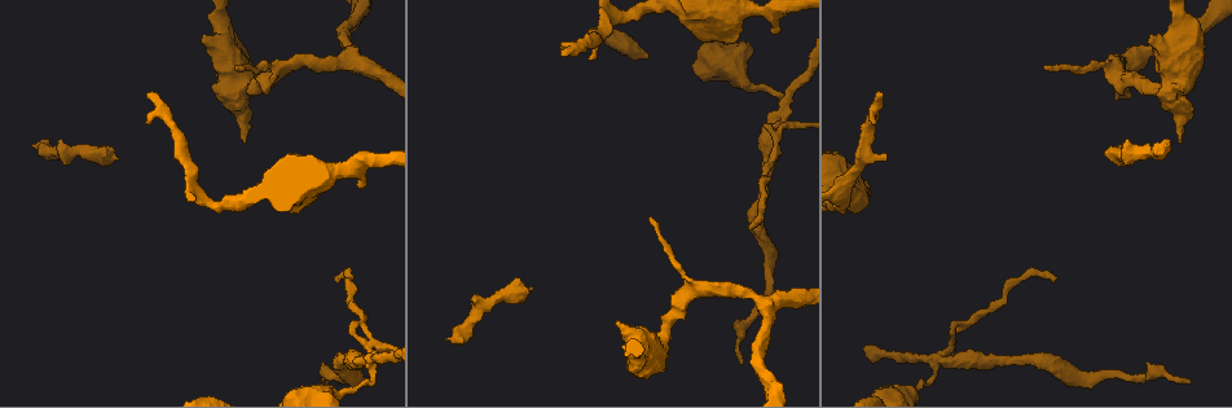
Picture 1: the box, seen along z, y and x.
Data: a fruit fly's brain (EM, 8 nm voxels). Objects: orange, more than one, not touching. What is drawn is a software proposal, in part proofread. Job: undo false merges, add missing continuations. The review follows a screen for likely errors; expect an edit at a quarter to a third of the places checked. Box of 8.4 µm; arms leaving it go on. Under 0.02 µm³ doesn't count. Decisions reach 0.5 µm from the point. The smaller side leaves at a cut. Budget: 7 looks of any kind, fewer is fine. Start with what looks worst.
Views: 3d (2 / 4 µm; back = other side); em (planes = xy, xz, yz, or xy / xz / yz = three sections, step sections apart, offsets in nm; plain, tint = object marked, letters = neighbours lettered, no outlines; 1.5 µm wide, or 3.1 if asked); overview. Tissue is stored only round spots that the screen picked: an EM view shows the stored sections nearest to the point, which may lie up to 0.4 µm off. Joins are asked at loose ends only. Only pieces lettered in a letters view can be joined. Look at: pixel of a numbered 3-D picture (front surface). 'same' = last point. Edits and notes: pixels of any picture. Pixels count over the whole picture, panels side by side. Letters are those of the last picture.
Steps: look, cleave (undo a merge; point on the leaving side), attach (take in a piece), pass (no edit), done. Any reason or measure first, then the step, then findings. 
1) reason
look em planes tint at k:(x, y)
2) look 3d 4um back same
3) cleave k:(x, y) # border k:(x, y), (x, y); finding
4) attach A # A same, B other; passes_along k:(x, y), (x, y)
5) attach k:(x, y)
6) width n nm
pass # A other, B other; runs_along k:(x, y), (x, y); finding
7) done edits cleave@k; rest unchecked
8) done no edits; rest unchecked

look em yz step 8 letters at 1:(459, 340)

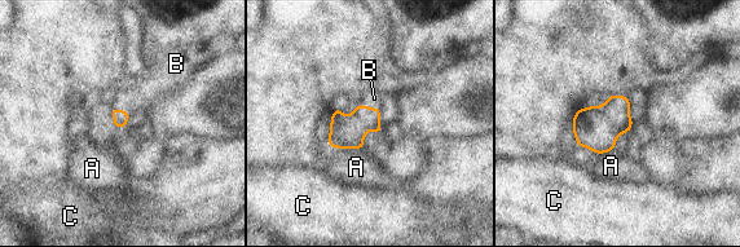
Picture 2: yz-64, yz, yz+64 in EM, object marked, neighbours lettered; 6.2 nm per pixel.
width 170 nm
attach 2:(374, 98) # A other, B same, C other; passes_along 2:(346, 131), (370, 107), (374, 98); it goes on there

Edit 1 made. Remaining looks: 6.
look overview

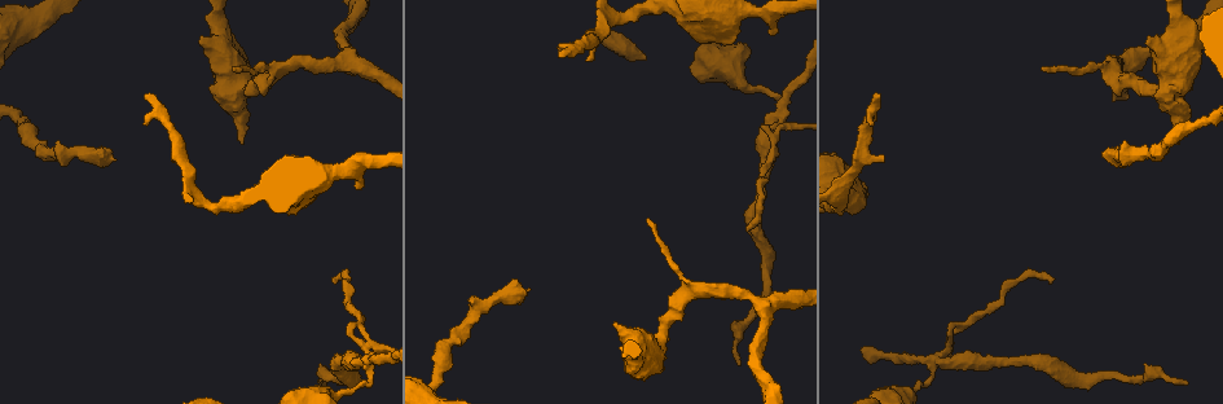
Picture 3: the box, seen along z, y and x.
free end
look em xy step 4 tint at 3:(558, 57)

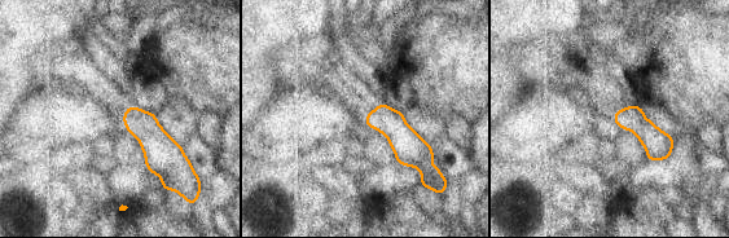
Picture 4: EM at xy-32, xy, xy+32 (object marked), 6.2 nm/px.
another direction
look em planes letters same

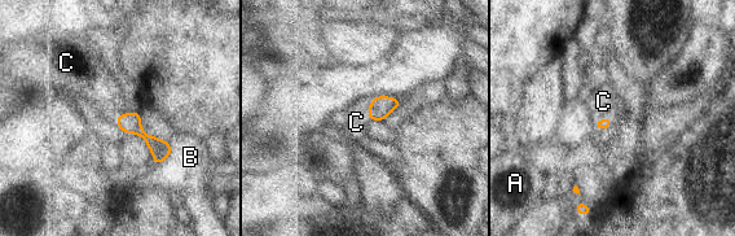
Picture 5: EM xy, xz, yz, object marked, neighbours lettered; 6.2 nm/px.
attach 5:(603, 101) # A other, B other, C same; passes_along 5:(604, 123), (606, 118), (603, 101); it goes on there

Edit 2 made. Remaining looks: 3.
done edits attach@2, attach@5; rest unchecked

